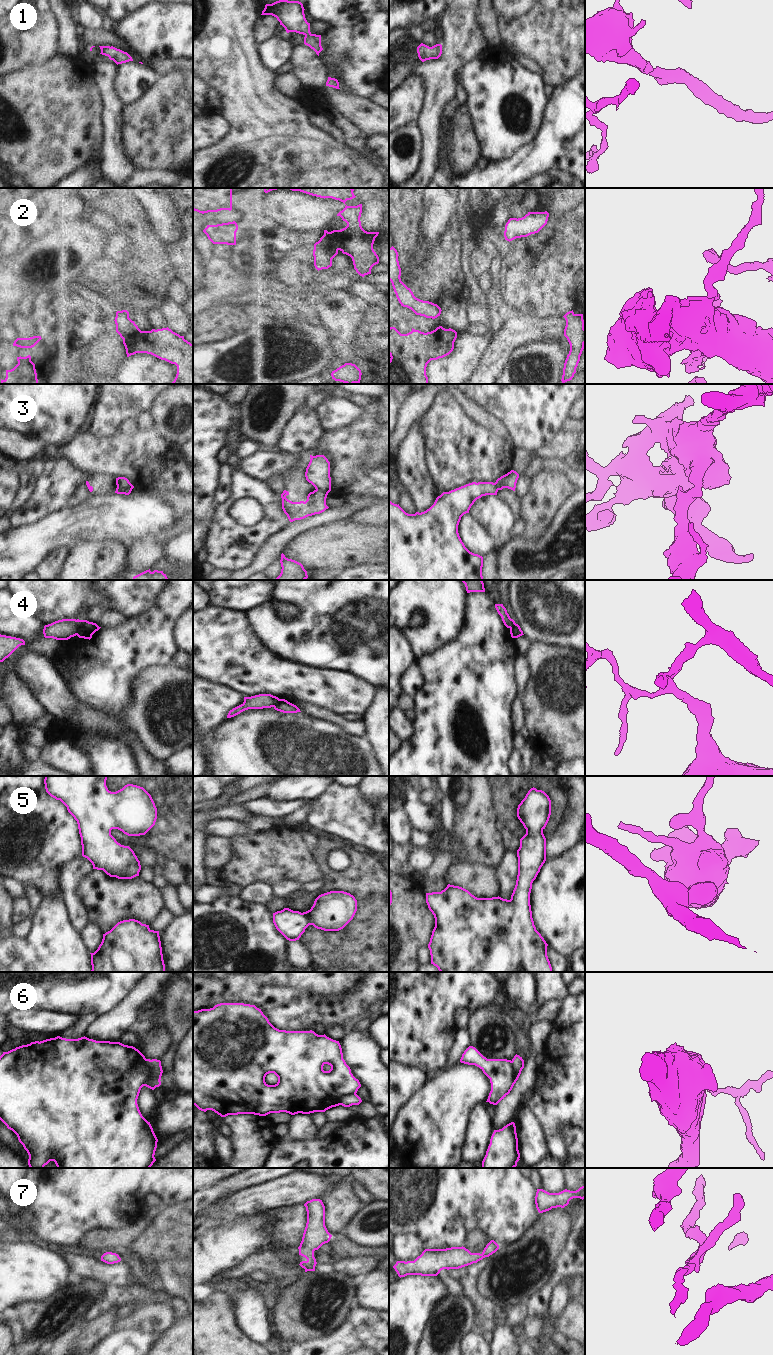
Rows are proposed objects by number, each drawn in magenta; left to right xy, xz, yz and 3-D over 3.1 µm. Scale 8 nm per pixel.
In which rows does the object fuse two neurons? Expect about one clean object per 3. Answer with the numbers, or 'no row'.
2, 3, 4, 6

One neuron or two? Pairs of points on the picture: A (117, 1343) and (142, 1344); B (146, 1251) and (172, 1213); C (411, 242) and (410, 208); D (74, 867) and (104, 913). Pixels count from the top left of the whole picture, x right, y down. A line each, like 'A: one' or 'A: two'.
A: one
B: one
C: one
D: two

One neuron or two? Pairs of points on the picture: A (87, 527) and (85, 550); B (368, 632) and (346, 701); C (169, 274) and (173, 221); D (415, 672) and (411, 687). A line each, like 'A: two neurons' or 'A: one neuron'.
A: two neurons
B: two neurons
C: two neurons
D: one neuron

